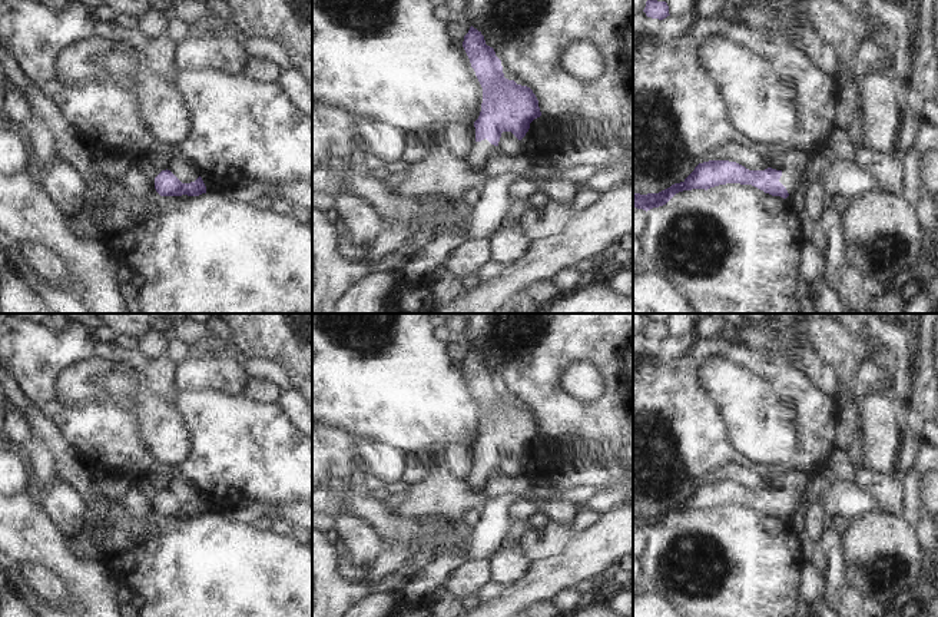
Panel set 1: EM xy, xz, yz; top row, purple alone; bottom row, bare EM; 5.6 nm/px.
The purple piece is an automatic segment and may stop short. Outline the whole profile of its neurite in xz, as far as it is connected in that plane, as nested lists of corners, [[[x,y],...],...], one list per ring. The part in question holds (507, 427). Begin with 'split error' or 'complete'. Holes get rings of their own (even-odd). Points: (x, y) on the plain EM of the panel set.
split error; [[[471,346],[464,356],[463,368],[483,408],[481,432],[474,442],[475,465],[464,481],[474,491],[483,492],[498,472],[501,454],[511,452],[521,461],[541,432],[530,408],[504,398],[501,381],[494,369],[485,365],[481,352]]]

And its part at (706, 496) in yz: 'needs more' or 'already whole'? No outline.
needs more

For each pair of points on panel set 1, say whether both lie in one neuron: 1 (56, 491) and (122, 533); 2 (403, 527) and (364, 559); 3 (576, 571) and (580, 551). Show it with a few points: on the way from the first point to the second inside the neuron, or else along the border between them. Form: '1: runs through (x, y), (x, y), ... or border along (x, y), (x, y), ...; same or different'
1: border along (90, 506), (89, 531), (86, 534); different
2: border along (358, 518), (368, 523), (384, 541); different
3: runs through (576, 567), (580, 556); same

